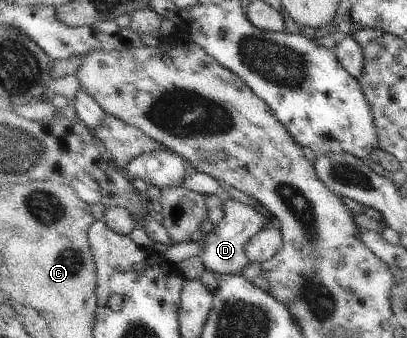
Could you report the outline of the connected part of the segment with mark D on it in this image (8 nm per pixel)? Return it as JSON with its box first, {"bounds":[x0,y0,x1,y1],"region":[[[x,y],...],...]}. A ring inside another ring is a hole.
{"bounds":[193,197,277,276],"region":[[[224,197],[223,204],[225,212],[223,220],[215,225],[215,229],[208,235],[204,236],[200,231],[195,233],[193,240],[204,243],[204,249],[199,256],[203,259],[207,270],[212,270],[223,276],[227,274],[240,275],[251,263],[246,255],[251,239],[266,229],[267,222],[277,221],[277,217],[263,205],[253,207],[243,201],[235,201],[226,197]]]}

